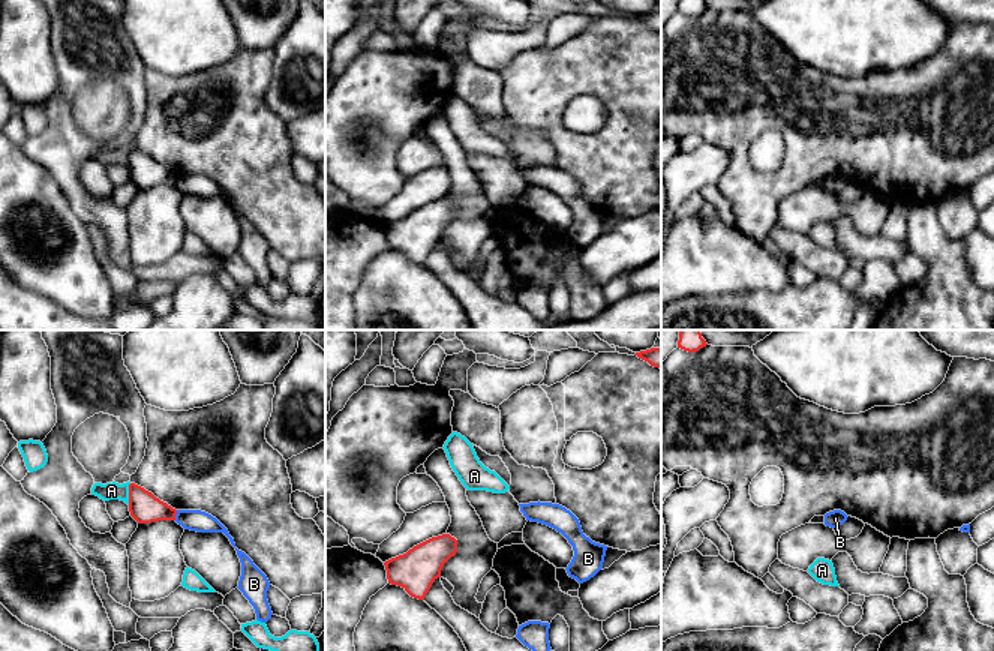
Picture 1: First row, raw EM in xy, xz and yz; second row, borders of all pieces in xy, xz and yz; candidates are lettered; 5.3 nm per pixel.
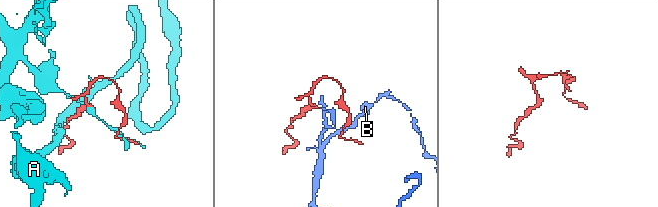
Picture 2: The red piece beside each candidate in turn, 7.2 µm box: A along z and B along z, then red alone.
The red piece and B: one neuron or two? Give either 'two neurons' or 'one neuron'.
two neurons

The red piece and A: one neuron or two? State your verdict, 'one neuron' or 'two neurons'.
two neurons

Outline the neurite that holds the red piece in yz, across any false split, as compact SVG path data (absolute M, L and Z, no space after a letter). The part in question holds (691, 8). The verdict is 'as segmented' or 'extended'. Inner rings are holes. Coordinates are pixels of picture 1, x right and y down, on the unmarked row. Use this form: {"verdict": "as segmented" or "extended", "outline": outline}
{"verdict": "as segmented", "outline": "M679 0L679 4L678 4L678 12L688 16L696 16L706 9L708 8L702 0Z"}

